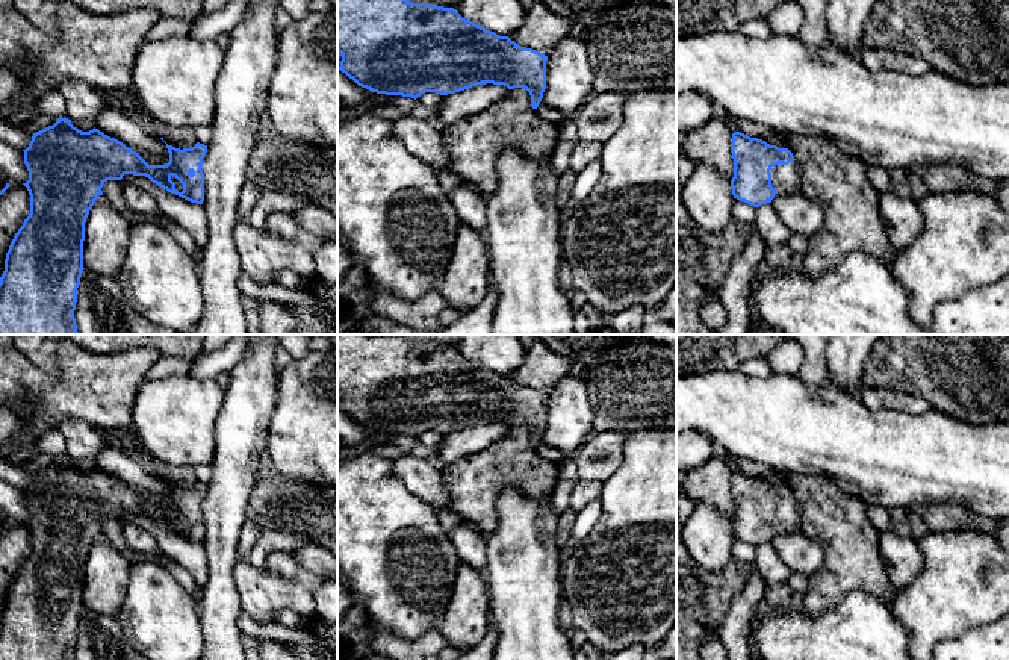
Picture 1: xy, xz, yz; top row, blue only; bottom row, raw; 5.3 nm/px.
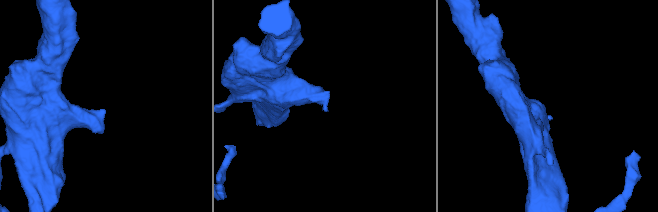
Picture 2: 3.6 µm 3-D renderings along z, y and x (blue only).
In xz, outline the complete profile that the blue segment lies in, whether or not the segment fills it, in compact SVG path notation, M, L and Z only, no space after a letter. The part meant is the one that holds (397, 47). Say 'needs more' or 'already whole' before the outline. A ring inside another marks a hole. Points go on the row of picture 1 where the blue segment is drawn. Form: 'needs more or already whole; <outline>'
already whole; M337 0L337 51L342 54L339 70L359 86L377 94L418 98L425 92L455 94L483 83L504 85L508 89L523 88L537 109L546 89L548 56L520 47L508 36L499 36L470 20L457 9L413 3L408 0Z

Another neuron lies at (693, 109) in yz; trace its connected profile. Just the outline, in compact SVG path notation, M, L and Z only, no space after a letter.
M676 92L676 130L690 133L706 124L716 114L714 103L700 92Z

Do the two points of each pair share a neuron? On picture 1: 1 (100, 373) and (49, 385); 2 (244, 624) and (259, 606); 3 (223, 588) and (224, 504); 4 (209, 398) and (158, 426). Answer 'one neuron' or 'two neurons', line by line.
1: one neuron
2: two neurons
3: one neuron
4: one neuron

